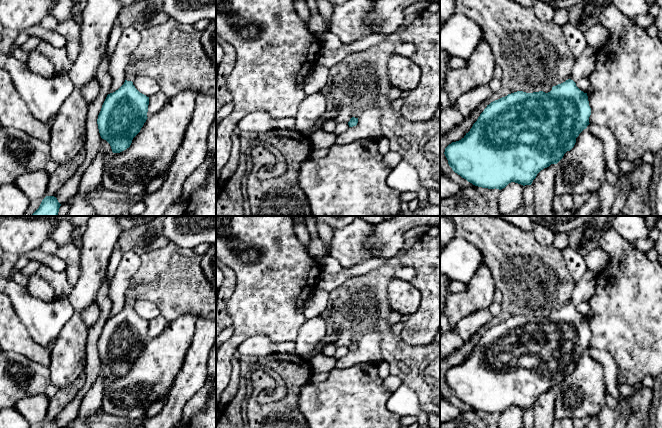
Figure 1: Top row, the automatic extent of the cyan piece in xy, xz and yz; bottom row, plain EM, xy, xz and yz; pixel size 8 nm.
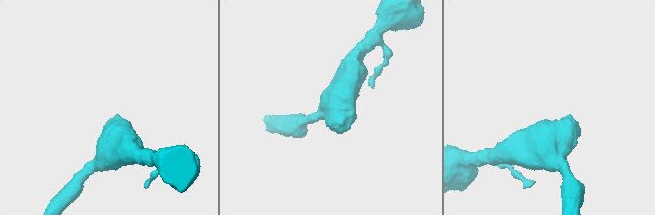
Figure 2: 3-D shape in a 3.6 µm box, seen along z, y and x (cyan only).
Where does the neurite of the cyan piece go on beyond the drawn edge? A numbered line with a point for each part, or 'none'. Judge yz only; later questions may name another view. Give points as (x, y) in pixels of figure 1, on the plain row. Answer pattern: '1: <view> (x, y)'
1: yz (583, 291)

